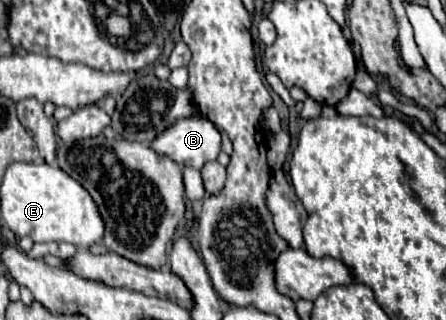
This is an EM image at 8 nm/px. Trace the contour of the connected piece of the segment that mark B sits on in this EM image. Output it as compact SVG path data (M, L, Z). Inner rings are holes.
M203 116L183 118L161 132L151 142L151 148L169 156L179 166L203 168L203 164L217 160L221 152L221 132Z

